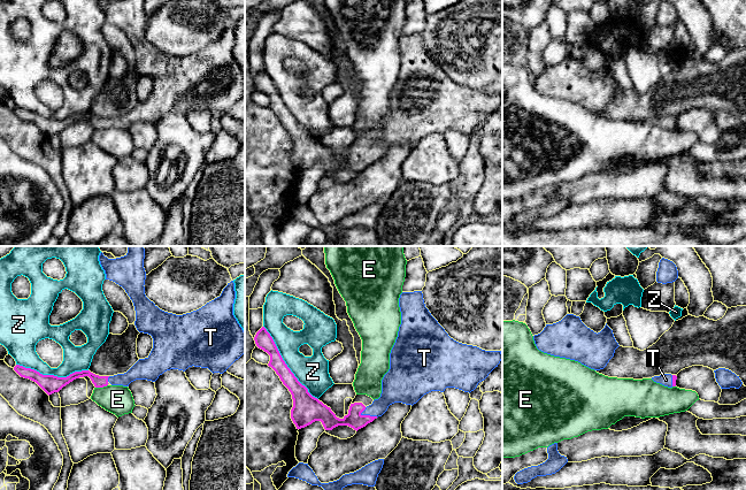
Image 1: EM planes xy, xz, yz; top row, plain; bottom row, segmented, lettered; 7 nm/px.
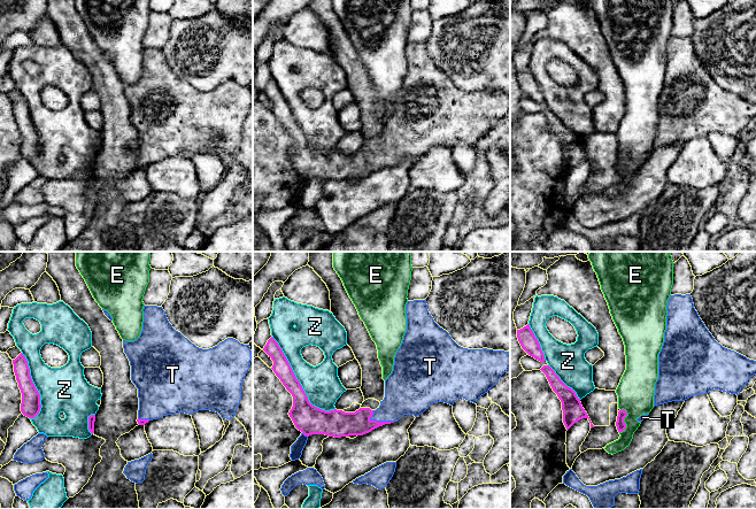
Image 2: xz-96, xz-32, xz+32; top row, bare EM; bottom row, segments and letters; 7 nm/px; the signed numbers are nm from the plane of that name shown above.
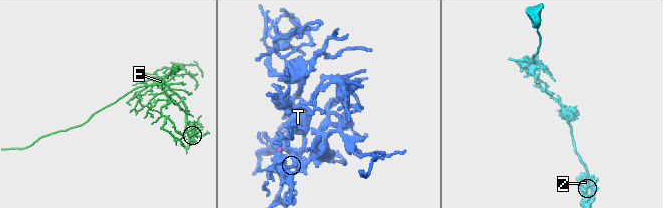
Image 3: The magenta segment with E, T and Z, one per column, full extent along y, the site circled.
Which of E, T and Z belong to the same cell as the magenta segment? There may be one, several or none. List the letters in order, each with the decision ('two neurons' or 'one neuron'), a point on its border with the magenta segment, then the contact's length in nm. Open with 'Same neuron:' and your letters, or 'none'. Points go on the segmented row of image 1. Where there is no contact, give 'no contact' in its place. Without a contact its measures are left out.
Same neuron: T
E: two neurons; meets magenta in xy at (101, 387); contact 90 nm long
T: one neuron; meets magenta in xz at (369, 415); contact 130 nm long
Z: two neurons; meets magenta in xz at (285, 364); contact 650 nm long

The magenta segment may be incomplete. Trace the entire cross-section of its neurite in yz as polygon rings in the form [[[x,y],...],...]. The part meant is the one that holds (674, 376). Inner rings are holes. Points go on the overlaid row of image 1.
[[[663,374],[660,376],[652,377],[652,380],[656,383],[664,385],[664,386],[672,388],[672,386],[676,386],[677,376],[671,375],[671,374]]]

